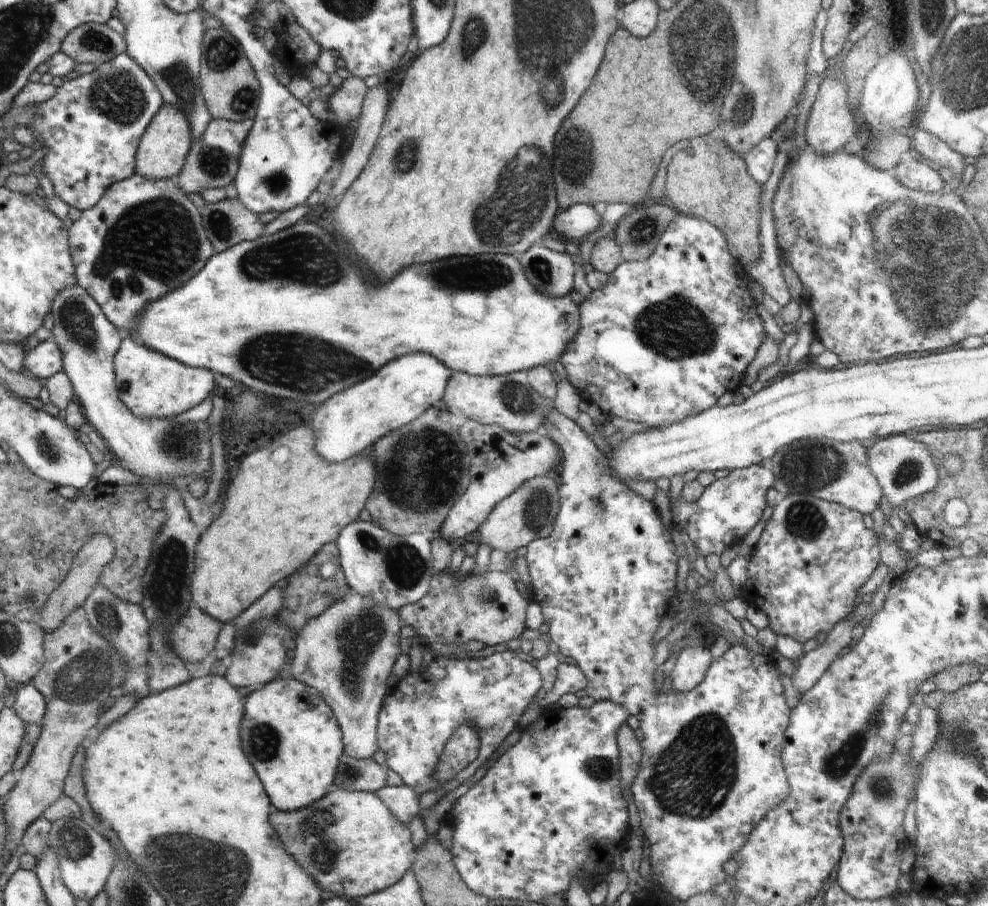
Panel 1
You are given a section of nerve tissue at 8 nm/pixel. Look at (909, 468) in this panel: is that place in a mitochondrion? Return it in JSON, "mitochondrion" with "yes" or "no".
{"mitochondrion":"yes"}

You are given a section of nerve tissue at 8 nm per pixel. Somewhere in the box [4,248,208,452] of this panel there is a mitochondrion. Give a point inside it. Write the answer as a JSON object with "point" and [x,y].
{"point":[78,324]}

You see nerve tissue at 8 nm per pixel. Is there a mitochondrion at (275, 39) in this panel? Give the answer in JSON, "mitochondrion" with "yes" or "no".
{"mitochondrion":"no"}

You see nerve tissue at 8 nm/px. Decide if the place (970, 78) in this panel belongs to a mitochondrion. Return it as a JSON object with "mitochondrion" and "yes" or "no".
{"mitochondrion":"yes"}

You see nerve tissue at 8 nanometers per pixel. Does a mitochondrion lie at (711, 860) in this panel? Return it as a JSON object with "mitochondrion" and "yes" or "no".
{"mitochondrion":"no"}

